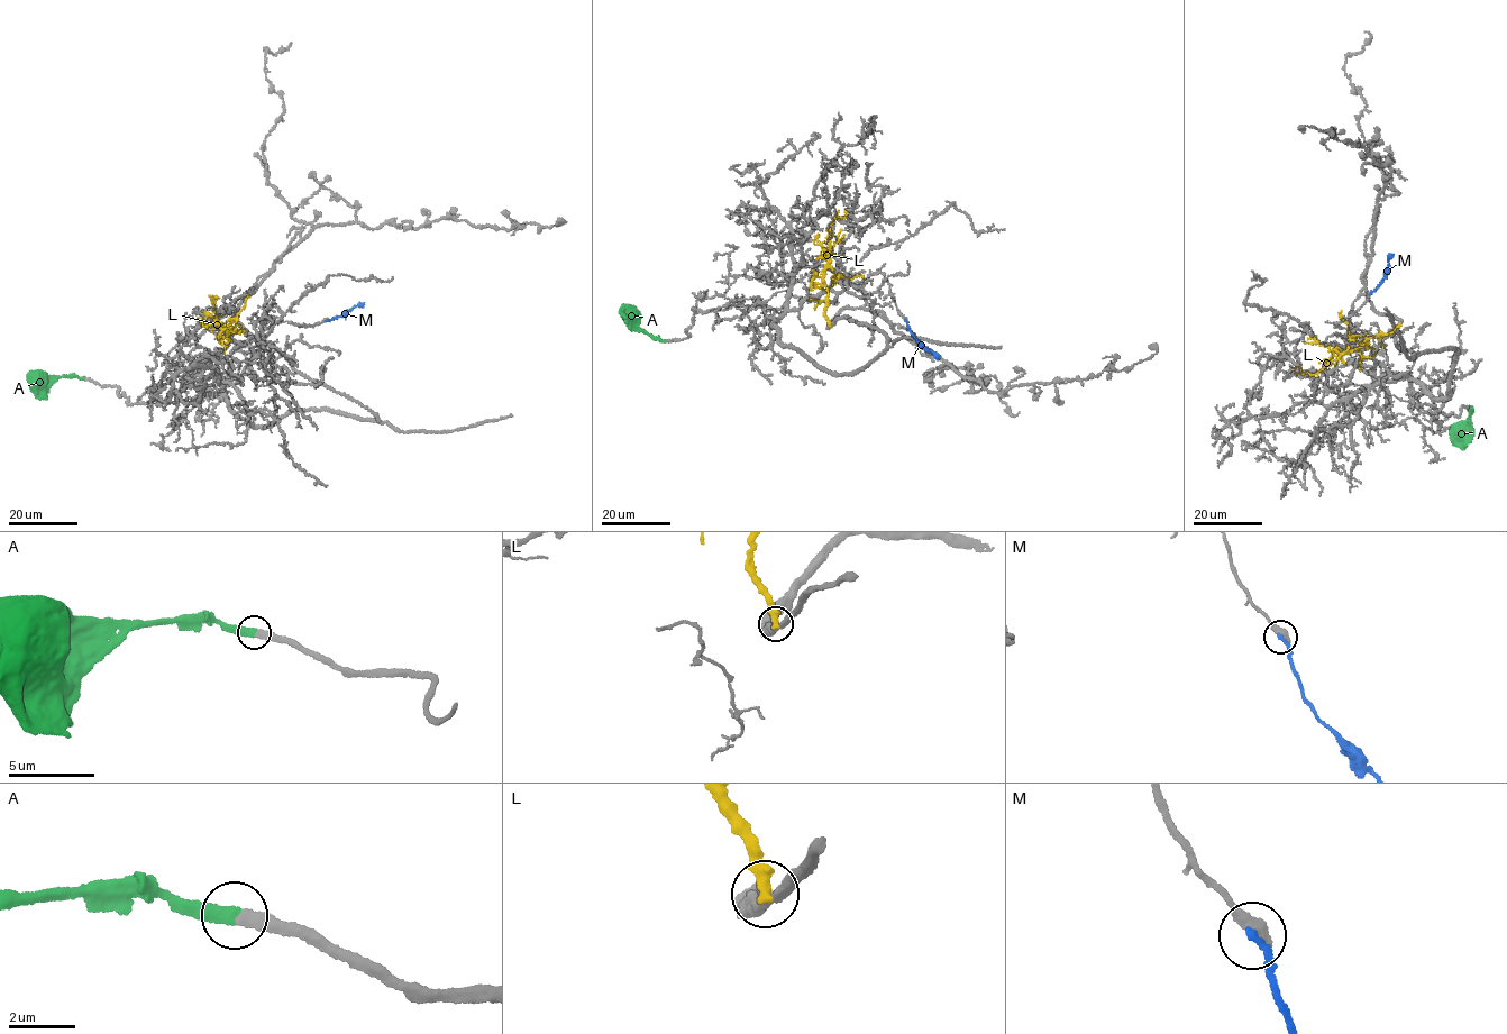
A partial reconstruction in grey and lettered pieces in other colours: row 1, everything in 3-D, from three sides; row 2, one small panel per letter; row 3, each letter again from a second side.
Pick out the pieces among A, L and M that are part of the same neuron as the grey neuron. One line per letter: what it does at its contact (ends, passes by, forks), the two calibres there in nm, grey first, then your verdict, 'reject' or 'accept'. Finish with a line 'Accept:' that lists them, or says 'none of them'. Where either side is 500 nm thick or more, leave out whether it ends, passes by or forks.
A: it ends | 320/400 nm | accept
L: it ends | 360/380 nm | reject
M: it ends | 480/190 nm | reject
Accept: A

